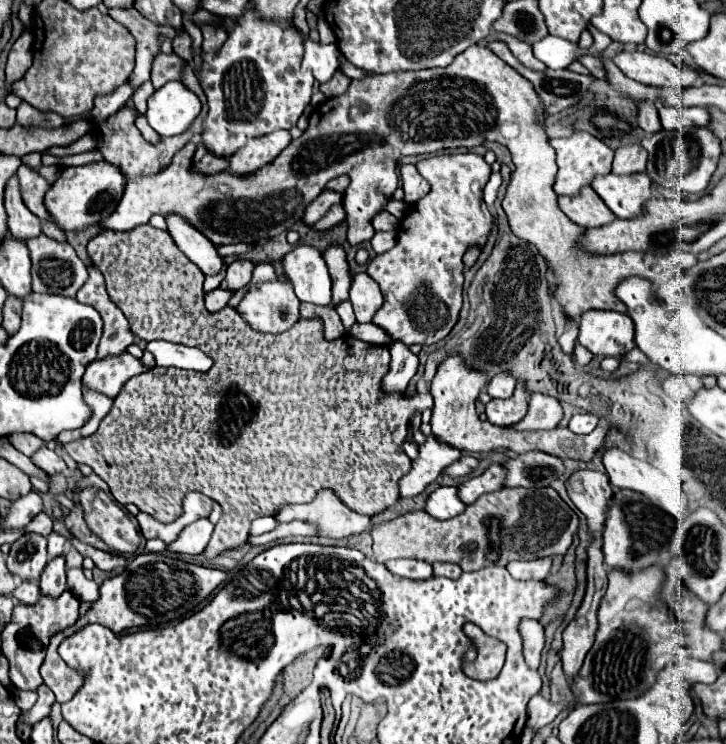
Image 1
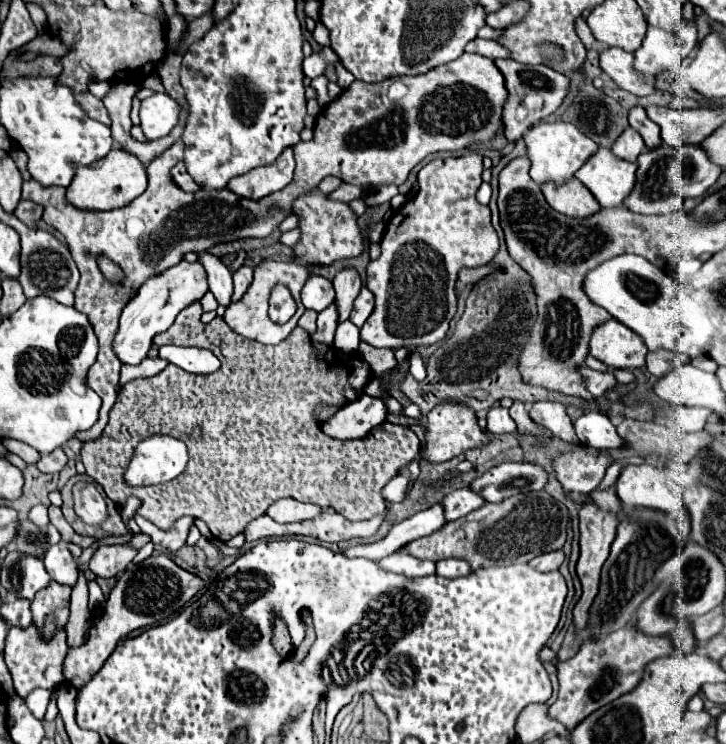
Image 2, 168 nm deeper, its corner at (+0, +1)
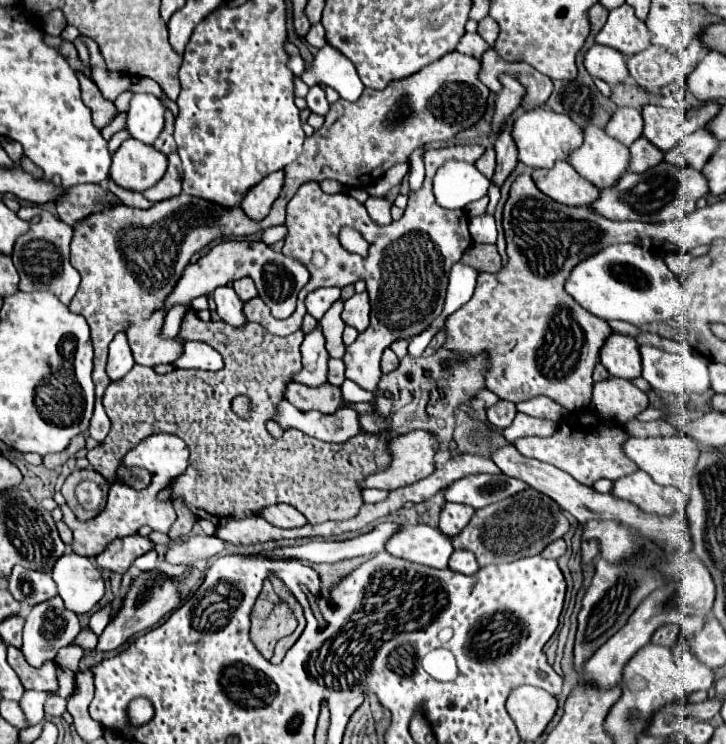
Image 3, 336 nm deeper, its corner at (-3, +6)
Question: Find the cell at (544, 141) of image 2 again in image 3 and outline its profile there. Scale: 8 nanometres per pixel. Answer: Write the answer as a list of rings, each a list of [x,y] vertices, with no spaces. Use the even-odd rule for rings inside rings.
[[[533,108],[529,112],[523,112],[513,122],[513,140],[517,146],[517,158],[529,168],[551,168],[557,160],[565,160],[571,150],[579,148],[583,142],[581,128],[563,114],[545,110],[545,108]]]

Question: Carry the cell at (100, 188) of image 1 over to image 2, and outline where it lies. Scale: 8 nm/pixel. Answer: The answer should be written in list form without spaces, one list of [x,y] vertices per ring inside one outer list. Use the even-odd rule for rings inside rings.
[[[112,149],[106,159],[98,163],[80,167],[74,175],[74,183],[66,189],[66,199],[74,203],[74,207],[82,207],[82,211],[110,211],[124,207],[132,199],[144,193],[146,189],[146,169],[144,165],[130,153],[122,149]]]

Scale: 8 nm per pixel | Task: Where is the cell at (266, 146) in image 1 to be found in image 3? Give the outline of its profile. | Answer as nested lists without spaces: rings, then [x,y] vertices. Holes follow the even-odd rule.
[[[273,172],[269,174],[261,184],[257,184],[255,188],[251,188],[241,204],[243,212],[253,218],[253,220],[261,220],[269,214],[273,202],[279,198],[283,186],[283,172]]]

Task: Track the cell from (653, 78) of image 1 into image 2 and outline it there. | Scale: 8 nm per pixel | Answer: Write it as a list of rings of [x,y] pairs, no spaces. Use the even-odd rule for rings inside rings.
[[[608,47],[600,53],[600,67],[602,71],[624,91],[630,91],[634,95],[650,95],[656,91],[656,79],[654,83],[646,83],[646,79],[642,79],[642,75],[638,75],[638,71],[634,71],[634,55],[616,47]]]

